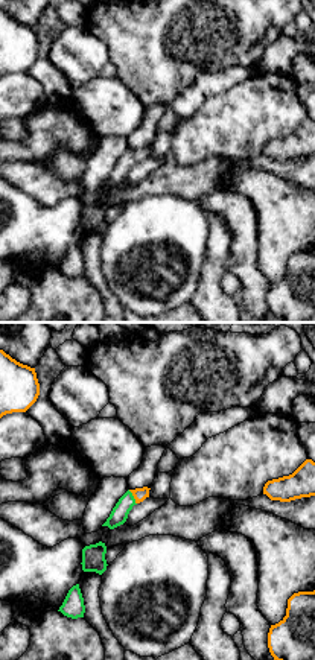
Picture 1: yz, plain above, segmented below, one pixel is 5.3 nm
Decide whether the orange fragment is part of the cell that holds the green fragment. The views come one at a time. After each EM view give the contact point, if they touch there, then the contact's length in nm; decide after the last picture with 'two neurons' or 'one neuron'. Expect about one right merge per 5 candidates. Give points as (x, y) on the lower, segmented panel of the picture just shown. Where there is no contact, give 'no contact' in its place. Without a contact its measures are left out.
contact (133, 498); length 90 nm

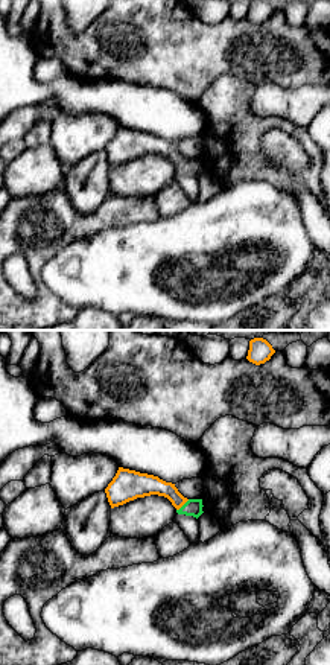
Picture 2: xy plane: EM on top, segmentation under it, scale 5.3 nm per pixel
contact (184, 504); length 90 nm

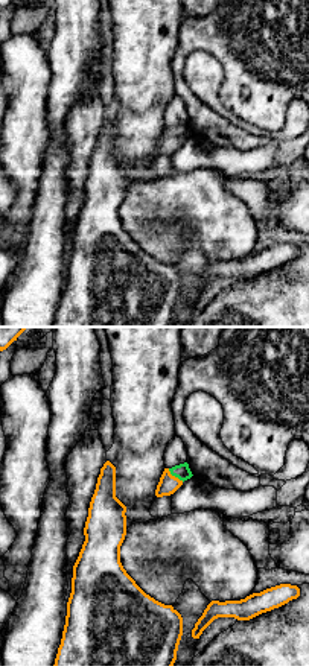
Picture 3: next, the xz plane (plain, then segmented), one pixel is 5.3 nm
contact (175, 476); length 110 nm

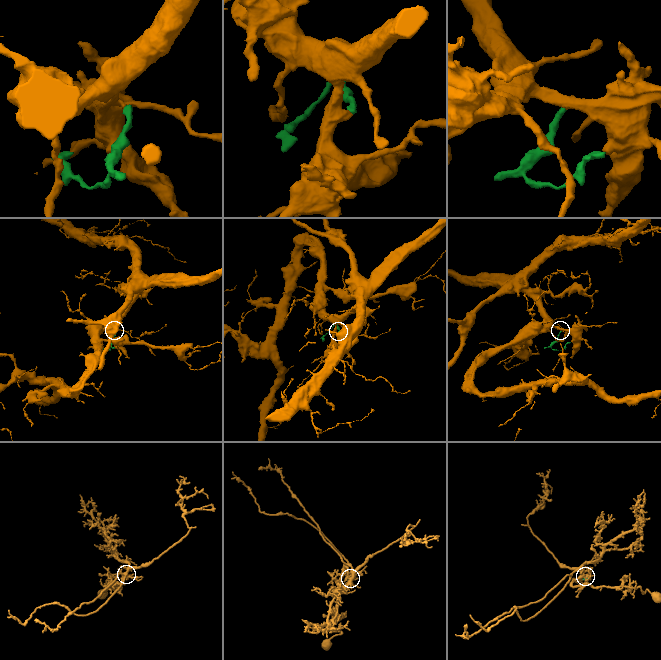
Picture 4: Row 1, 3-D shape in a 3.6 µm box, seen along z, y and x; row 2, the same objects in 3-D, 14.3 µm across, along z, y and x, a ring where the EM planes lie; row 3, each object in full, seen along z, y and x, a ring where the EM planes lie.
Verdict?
one neuron

